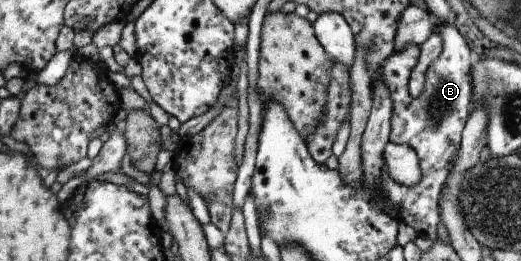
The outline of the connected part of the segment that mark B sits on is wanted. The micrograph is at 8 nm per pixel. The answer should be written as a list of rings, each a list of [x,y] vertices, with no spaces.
[[[451,22],[435,28],[443,43],[441,54],[433,60],[425,73],[425,83],[421,93],[412,99],[408,93],[408,68],[417,60],[417,45],[405,45],[401,51],[394,51],[379,67],[383,86],[389,91],[392,113],[388,139],[391,143],[404,144],[415,151],[418,159],[421,179],[413,187],[398,185],[381,169],[381,191],[397,209],[398,220],[415,230],[417,236],[433,241],[436,235],[438,198],[442,184],[450,171],[449,161],[460,147],[460,136],[466,120],[467,107],[471,103],[471,61],[473,55],[463,37],[459,35]]]

